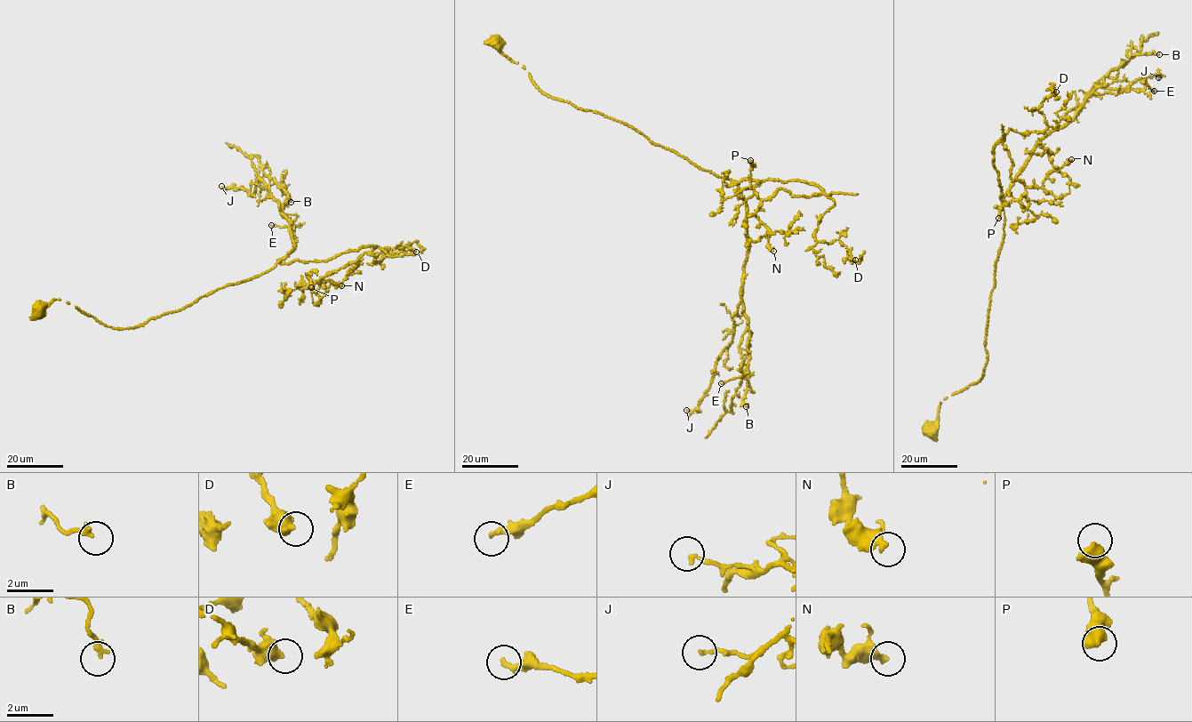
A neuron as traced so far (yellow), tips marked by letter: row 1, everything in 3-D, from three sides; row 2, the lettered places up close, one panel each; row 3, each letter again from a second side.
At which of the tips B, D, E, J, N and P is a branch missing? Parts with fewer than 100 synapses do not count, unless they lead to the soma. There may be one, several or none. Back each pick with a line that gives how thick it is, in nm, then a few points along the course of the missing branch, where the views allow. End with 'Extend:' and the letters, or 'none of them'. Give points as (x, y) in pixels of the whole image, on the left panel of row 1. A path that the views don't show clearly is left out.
Extend: none of them

